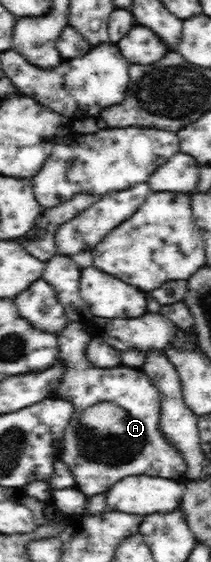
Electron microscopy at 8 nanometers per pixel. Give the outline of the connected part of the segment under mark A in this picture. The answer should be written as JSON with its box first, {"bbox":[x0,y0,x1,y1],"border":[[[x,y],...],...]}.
{"bbox":[54,320,187,515],"border":[[[70,320],[57,336],[58,354],[67,370],[64,371],[62,380],[54,386],[56,395],[60,399],[72,402],[75,412],[72,414],[68,426],[64,429],[63,438],[60,440],[58,450],[60,461],[68,462],[68,468],[72,468],[72,479],[75,488],[80,489],[88,500],[85,502],[88,515],[102,514],[109,510],[106,491],[120,479],[147,475],[152,477],[168,478],[184,483],[187,479],[186,461],[182,455],[164,439],[160,433],[160,395],[156,385],[141,368],[121,366],[110,369],[96,369],[88,362],[85,350],[92,336],[88,329],[82,326],[79,320]]]}

